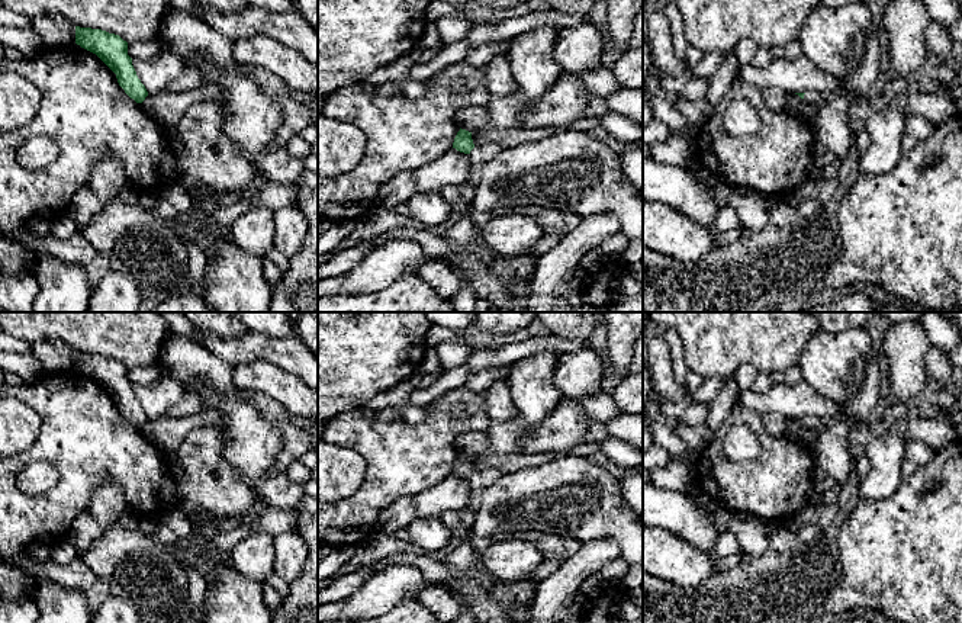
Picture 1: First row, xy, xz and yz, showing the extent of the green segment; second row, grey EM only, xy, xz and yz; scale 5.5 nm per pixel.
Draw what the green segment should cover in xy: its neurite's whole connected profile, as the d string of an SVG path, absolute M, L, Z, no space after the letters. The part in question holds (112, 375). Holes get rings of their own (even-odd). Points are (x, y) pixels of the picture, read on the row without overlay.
M75 351L75 369L97 380L116 399L119 411L131 424L136 428L145 425L148 417L136 401L126 366L102 354Z

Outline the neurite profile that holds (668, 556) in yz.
M643 524L643 571L656 578L683 588L698 587L718 572L714 558L669 530Z

